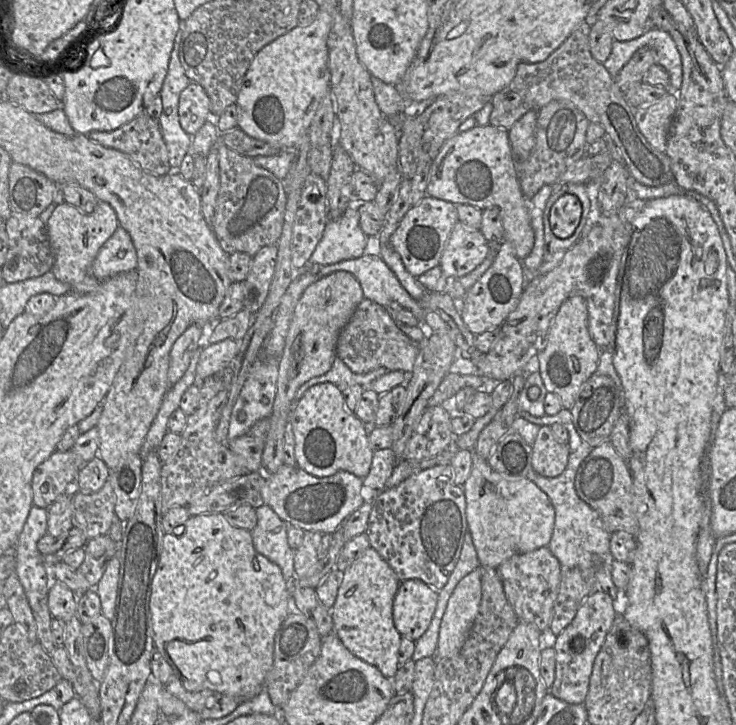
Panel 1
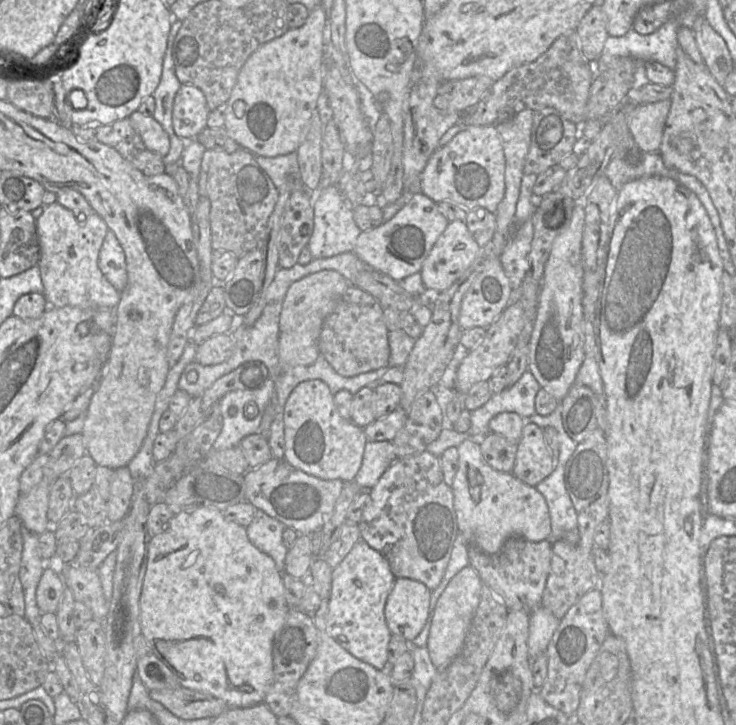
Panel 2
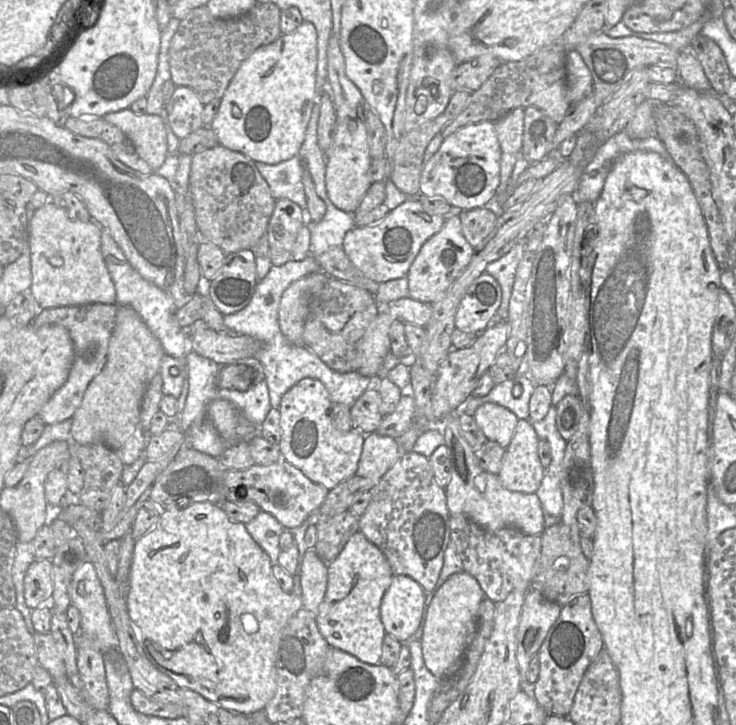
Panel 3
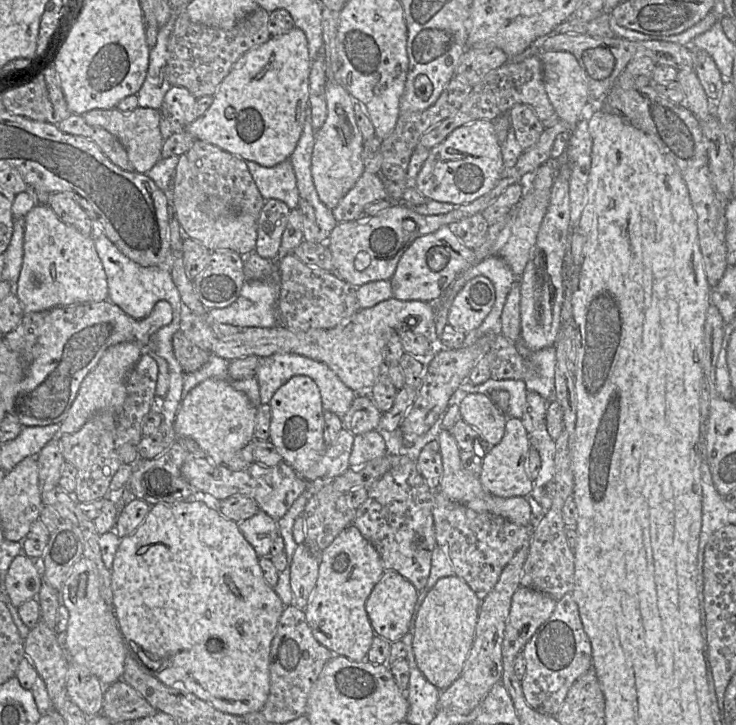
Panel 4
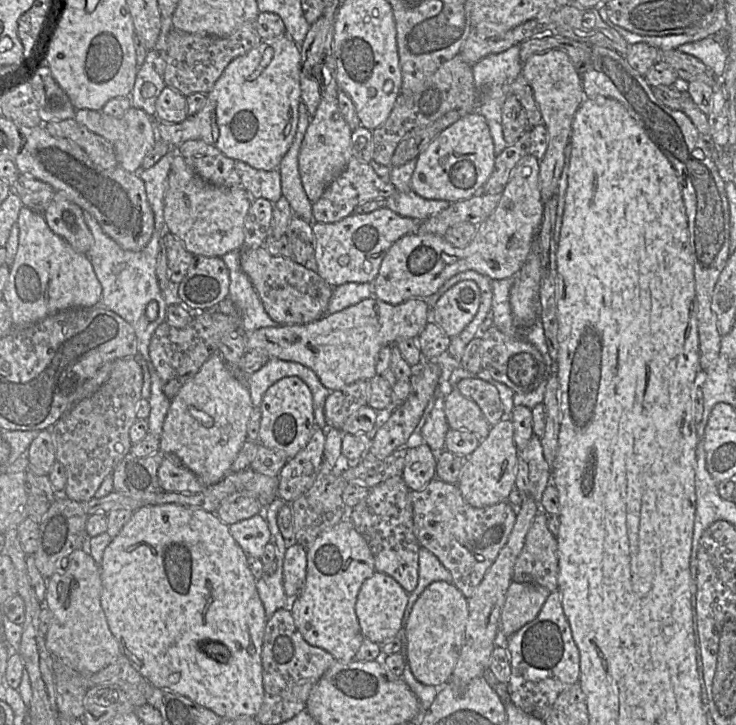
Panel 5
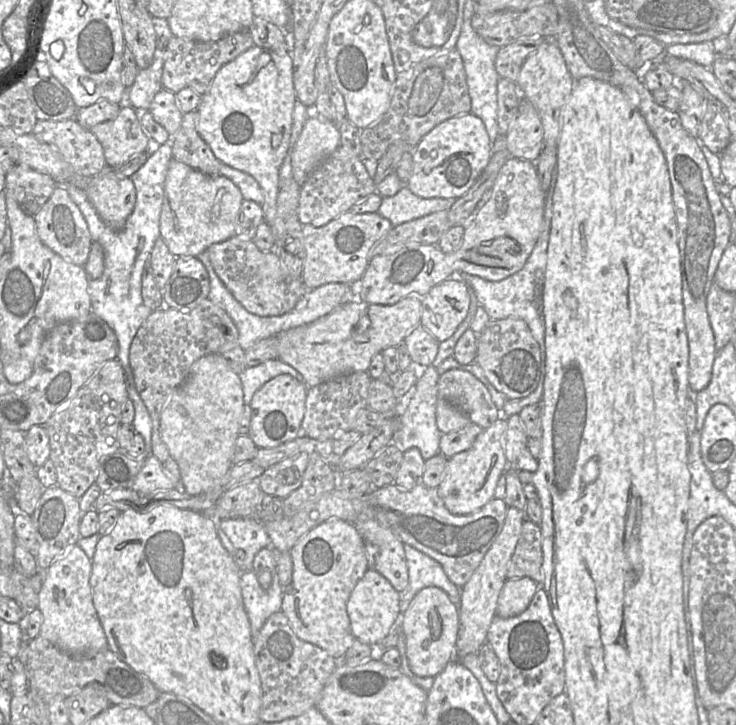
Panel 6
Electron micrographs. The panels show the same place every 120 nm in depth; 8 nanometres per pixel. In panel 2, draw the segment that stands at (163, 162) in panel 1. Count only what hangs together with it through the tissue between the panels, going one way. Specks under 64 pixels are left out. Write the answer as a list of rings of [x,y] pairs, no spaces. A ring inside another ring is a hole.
[[[127,119],[107,125],[71,126],[83,141],[98,141],[115,148],[125,159],[147,176],[165,173],[163,157],[149,150]]]

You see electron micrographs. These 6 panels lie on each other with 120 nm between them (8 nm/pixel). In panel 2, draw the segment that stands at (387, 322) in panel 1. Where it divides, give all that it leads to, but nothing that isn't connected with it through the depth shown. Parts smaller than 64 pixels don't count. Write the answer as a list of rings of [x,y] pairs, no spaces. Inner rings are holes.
[[[351,284],[334,311],[324,319],[318,348],[333,369],[345,377],[385,370],[390,365],[390,347],[384,308],[371,294]]]

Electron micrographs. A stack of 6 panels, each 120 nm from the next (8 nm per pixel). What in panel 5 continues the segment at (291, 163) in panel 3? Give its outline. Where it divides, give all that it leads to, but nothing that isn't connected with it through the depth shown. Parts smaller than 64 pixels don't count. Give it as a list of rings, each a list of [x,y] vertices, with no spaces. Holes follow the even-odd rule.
[[[236,161],[235,168],[242,187],[252,199],[264,198],[274,204],[282,197],[279,169],[259,170],[242,161]]]

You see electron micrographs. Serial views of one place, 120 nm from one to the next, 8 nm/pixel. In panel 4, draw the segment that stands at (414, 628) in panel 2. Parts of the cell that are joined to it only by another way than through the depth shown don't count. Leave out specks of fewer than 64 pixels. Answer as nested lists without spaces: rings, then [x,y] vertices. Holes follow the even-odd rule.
[[[385,570],[365,604],[375,634],[390,643],[402,640],[409,631],[418,594],[419,591],[409,580],[394,570]]]

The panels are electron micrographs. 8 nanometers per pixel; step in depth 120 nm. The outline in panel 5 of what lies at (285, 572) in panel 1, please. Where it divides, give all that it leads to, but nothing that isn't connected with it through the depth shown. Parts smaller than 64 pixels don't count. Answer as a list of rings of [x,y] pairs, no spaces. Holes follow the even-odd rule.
[[[263,512],[229,525],[229,531],[243,551],[254,558],[260,558],[264,552],[265,546],[272,540],[269,525],[263,516]]]

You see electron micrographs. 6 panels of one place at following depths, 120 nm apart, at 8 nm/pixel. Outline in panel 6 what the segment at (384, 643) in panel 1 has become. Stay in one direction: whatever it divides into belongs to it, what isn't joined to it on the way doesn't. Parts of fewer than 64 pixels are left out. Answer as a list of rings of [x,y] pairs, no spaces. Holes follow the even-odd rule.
[[[330,519],[319,524],[318,526],[311,529],[308,533],[306,533],[289,552],[293,561],[293,575],[291,584],[284,591],[283,594],[281,612],[283,612],[288,618],[289,623],[298,638],[320,647],[321,649],[325,650],[335,660],[341,661],[345,656],[347,650],[352,646],[352,644],[356,640],[351,630],[350,619],[347,613],[347,602],[357,582],[363,577],[365,572],[369,569],[363,538],[361,537],[360,533],[358,532],[354,524],[341,519]]]

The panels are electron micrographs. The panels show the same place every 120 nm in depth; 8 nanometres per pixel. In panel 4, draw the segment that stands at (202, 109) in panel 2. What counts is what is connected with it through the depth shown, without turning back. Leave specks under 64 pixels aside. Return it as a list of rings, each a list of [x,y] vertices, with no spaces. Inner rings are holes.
[[[171,86],[165,94],[160,113],[166,119],[174,133],[183,132],[198,116],[196,99],[181,86]]]

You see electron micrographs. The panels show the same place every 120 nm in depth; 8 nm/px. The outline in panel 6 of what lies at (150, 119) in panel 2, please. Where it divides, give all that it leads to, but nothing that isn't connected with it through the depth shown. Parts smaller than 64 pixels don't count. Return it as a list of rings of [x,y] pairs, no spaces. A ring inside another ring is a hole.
[[[131,106],[121,107],[116,118],[89,129],[102,145],[108,167],[119,167],[130,158],[146,151],[150,137]]]

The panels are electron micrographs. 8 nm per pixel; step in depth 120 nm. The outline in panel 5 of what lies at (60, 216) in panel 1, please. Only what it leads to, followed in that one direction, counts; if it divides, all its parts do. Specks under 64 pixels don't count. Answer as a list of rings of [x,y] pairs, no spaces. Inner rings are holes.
[[[26,206],[20,209],[16,224],[19,244],[2,299],[9,307],[14,326],[28,326],[67,309],[90,308],[100,303],[102,286],[87,254],[75,251],[49,228],[42,213]]]

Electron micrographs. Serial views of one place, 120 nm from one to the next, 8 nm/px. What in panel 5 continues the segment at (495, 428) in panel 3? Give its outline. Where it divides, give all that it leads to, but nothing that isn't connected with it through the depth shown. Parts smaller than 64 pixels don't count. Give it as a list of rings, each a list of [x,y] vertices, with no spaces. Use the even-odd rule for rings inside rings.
[[[452,387],[445,397],[444,412],[451,429],[472,432],[480,440],[485,439],[491,430],[492,426],[477,403],[463,396],[457,387]]]

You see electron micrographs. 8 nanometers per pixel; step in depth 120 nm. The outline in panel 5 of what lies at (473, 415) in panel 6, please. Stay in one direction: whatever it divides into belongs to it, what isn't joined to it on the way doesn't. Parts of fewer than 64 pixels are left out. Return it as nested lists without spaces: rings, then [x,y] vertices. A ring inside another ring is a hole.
[[[465,378],[456,387],[463,396],[477,403],[491,426],[503,419],[504,410],[499,392],[492,384],[480,378]]]

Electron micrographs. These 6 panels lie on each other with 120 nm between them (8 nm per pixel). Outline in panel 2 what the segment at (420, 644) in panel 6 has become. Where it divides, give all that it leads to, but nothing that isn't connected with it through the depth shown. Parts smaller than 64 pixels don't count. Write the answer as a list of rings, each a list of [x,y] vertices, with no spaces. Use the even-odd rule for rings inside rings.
[[[467,566],[449,581],[439,597],[434,609],[426,646],[431,662],[437,670],[446,668],[461,652],[480,602],[481,591],[482,582],[479,575],[472,567]]]

